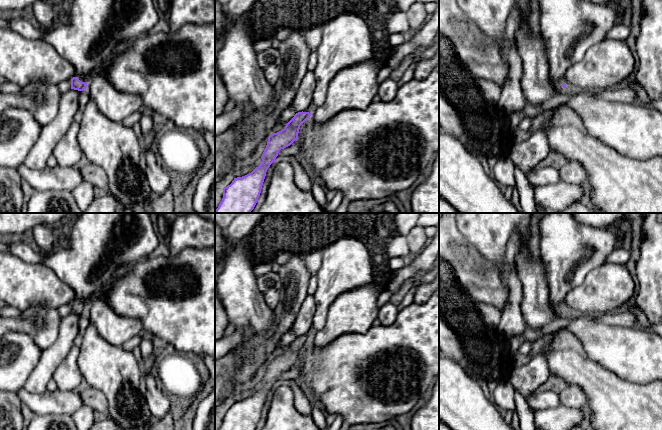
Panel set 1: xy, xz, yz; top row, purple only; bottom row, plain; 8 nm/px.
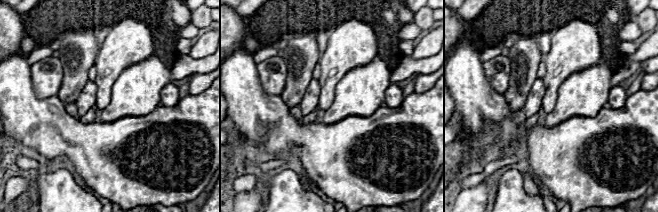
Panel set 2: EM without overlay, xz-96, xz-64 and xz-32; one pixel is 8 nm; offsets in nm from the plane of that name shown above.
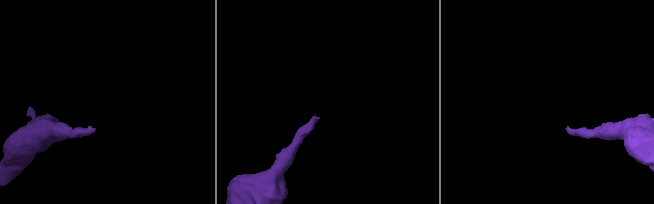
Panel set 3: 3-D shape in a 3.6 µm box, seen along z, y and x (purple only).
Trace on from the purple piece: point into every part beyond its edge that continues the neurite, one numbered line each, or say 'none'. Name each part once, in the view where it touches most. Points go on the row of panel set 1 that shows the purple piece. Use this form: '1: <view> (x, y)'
1: xy (96, 27)

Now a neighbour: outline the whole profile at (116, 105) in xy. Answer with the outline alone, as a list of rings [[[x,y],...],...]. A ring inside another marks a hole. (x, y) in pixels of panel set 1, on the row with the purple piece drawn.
[[[102,74],[94,75],[86,90],[98,110],[110,120],[122,122],[132,113],[143,110],[143,102],[138,95],[116,90]]]

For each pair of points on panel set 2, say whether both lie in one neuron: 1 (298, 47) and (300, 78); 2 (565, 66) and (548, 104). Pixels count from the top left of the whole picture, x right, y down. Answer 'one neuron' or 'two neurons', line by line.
1: one neuron
2: one neuron

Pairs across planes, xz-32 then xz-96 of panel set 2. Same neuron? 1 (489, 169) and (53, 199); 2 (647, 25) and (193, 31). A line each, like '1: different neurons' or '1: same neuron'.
1: different neurons
2: different neurons

